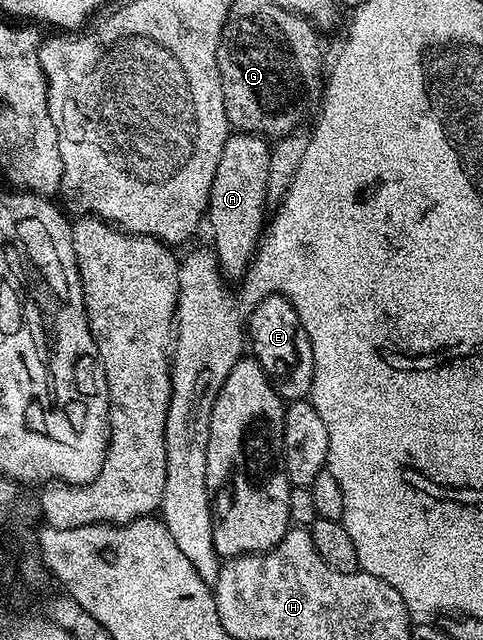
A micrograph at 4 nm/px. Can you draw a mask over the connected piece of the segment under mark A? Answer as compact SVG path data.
M243 132L229 133L226 148L222 148L222 160L218 160L218 168L214 172L214 184L210 184L208 209L206 211L206 226L212 229L211 249L216 255L216 263L220 265L220 273L225 279L243 279L248 273L252 259L256 257L262 235L266 230L266 214L264 209L270 206L268 200L268 177L270 176L269 139L261 138L259 134L245 134Z

